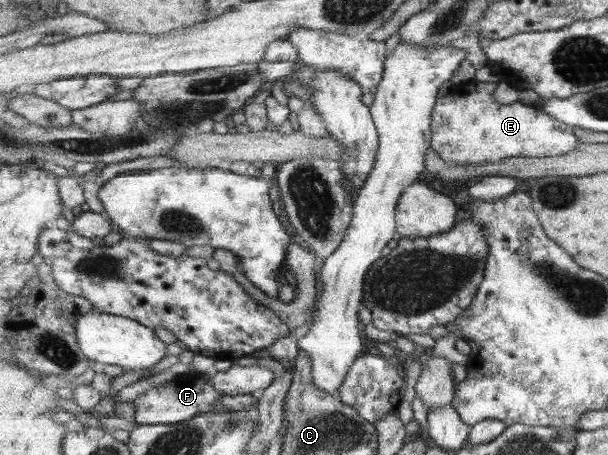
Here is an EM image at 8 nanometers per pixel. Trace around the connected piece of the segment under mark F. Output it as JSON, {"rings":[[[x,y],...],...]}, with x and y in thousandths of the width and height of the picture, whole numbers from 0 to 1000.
{"rings":[[[345,820],[294,824],[268,846],[247,853],[219,881],[222,895],[222,925],[225,932],[289,932],[293,927],[316,925],[316,919],[329,916],[329,910],[342,905],[383,905],[382,899],[368,895],[362,881],[362,862],[345,837]]]}

